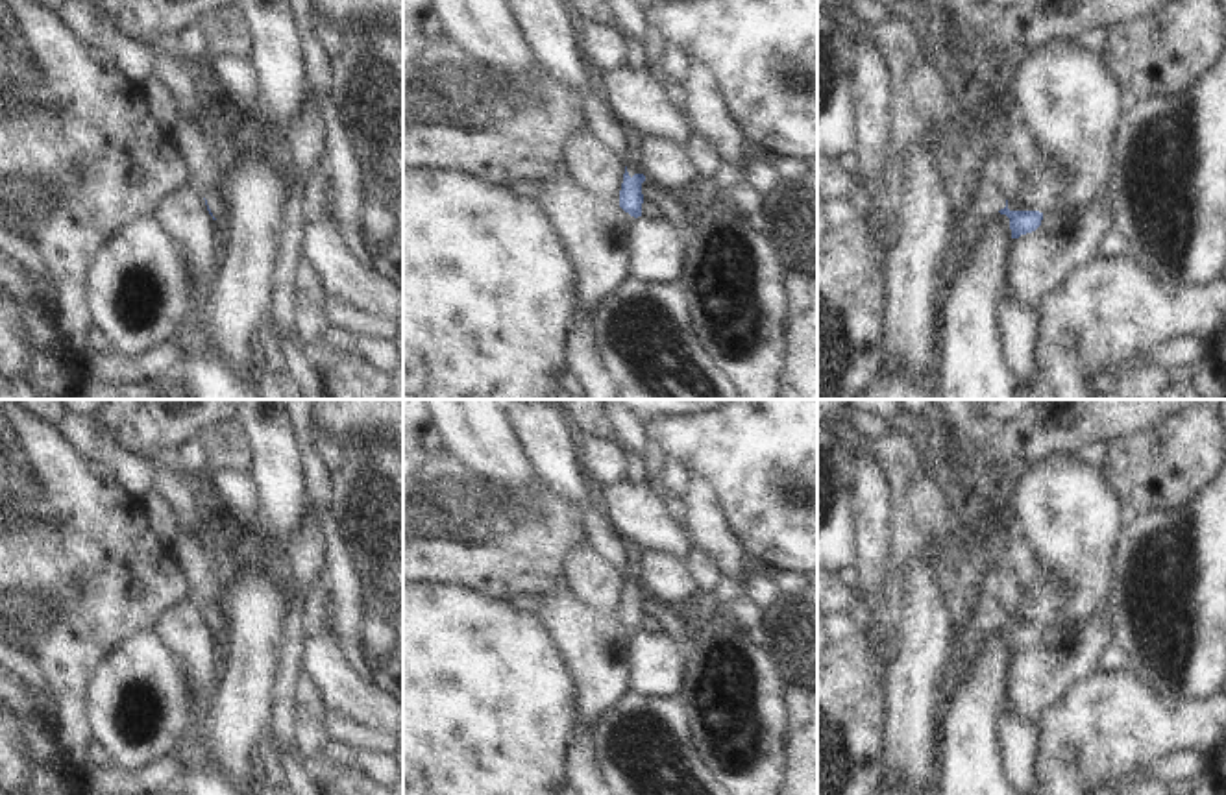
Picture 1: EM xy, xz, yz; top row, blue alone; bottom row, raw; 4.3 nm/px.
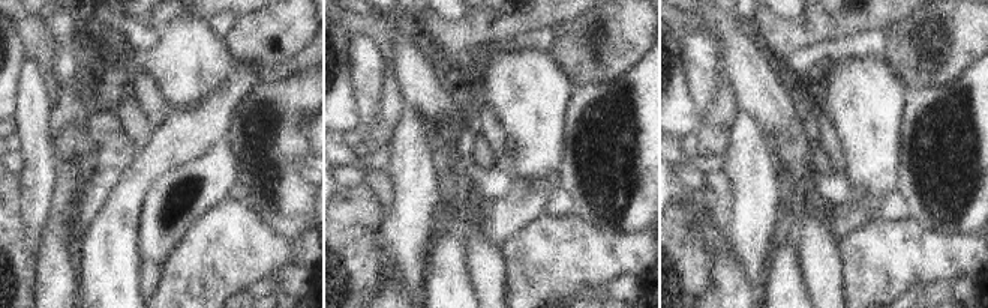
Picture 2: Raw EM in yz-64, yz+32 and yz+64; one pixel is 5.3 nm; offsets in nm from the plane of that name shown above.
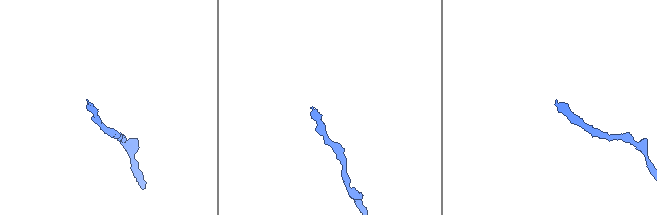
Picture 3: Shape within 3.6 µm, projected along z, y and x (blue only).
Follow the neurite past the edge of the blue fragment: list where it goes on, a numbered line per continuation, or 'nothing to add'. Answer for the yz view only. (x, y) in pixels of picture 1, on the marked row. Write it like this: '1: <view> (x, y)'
1: yz (984, 198).

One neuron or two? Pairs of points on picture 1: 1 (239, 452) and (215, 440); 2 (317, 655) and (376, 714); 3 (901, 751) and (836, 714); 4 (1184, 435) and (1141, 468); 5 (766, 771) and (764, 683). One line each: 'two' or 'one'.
1: one
2: one
3: two
4: one
5: one

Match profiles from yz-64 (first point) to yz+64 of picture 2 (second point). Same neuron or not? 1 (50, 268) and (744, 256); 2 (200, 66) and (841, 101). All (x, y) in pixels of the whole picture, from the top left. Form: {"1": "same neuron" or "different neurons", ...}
{"1": "same neuron", "2": "same neuron"}

